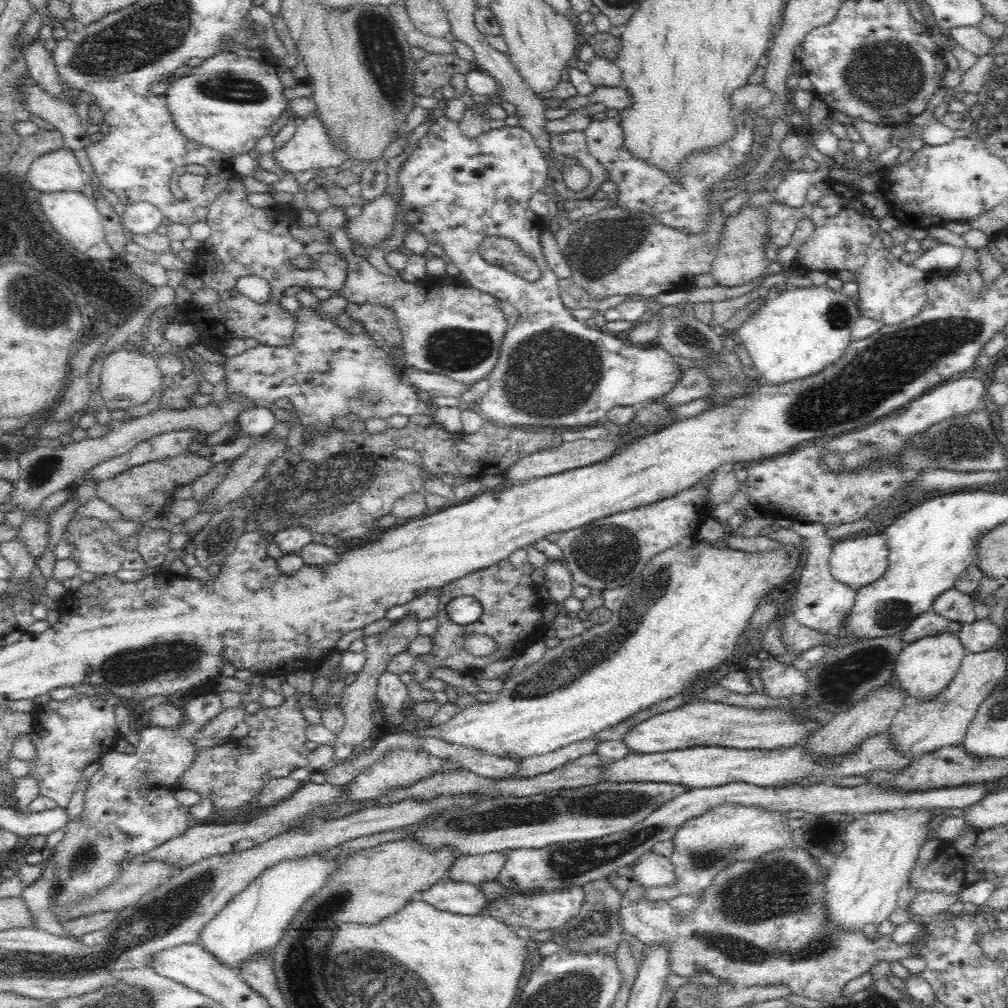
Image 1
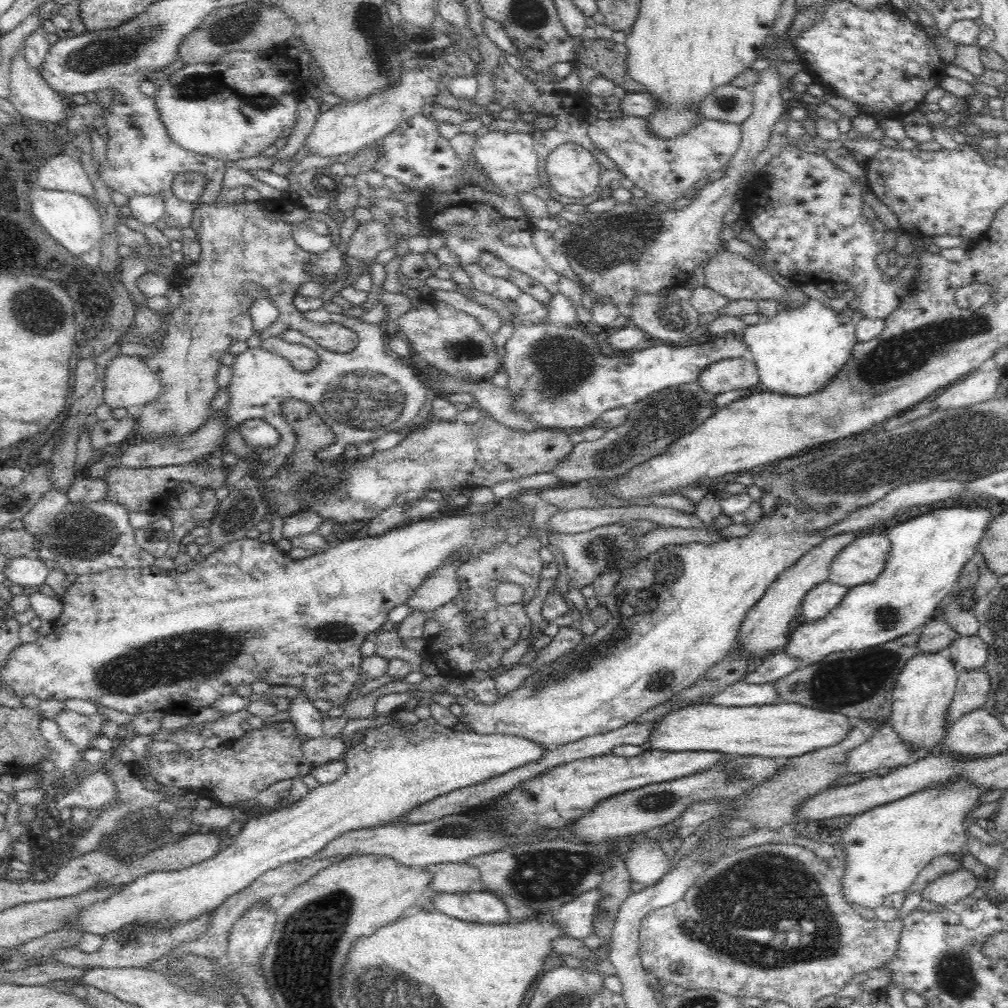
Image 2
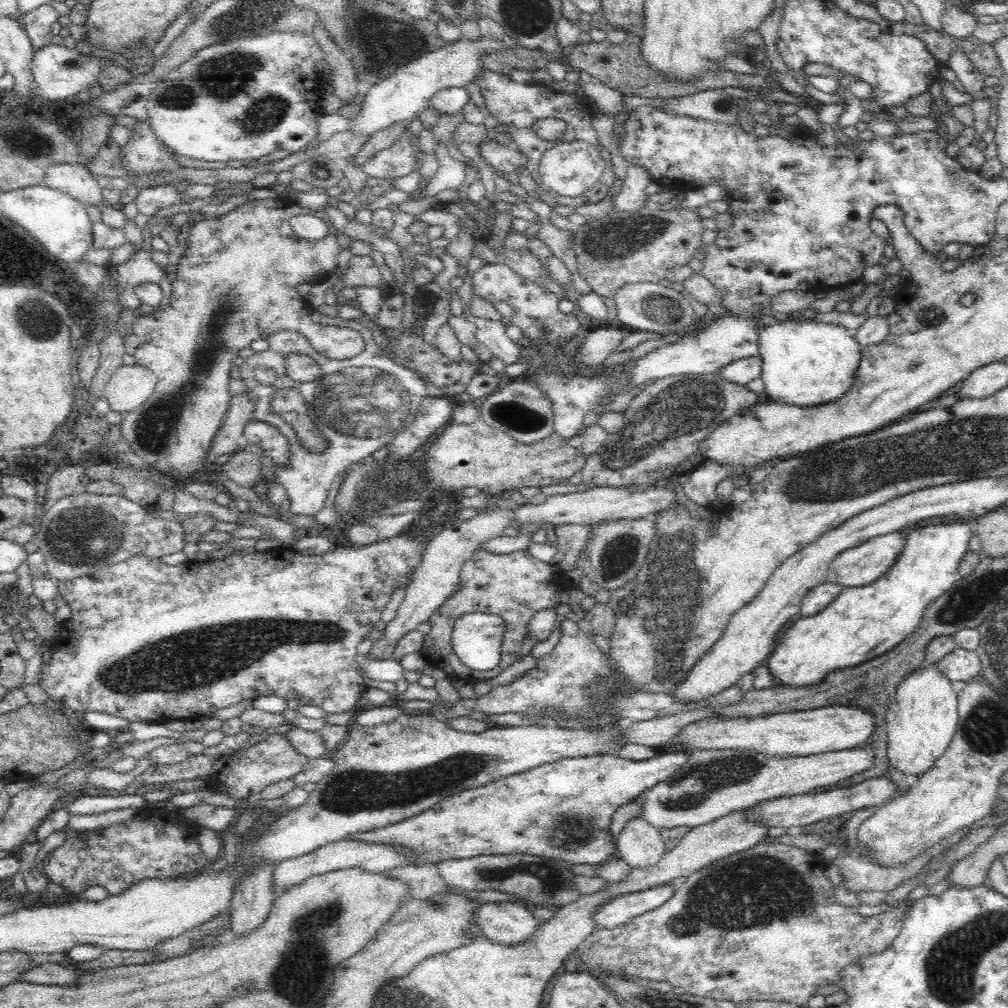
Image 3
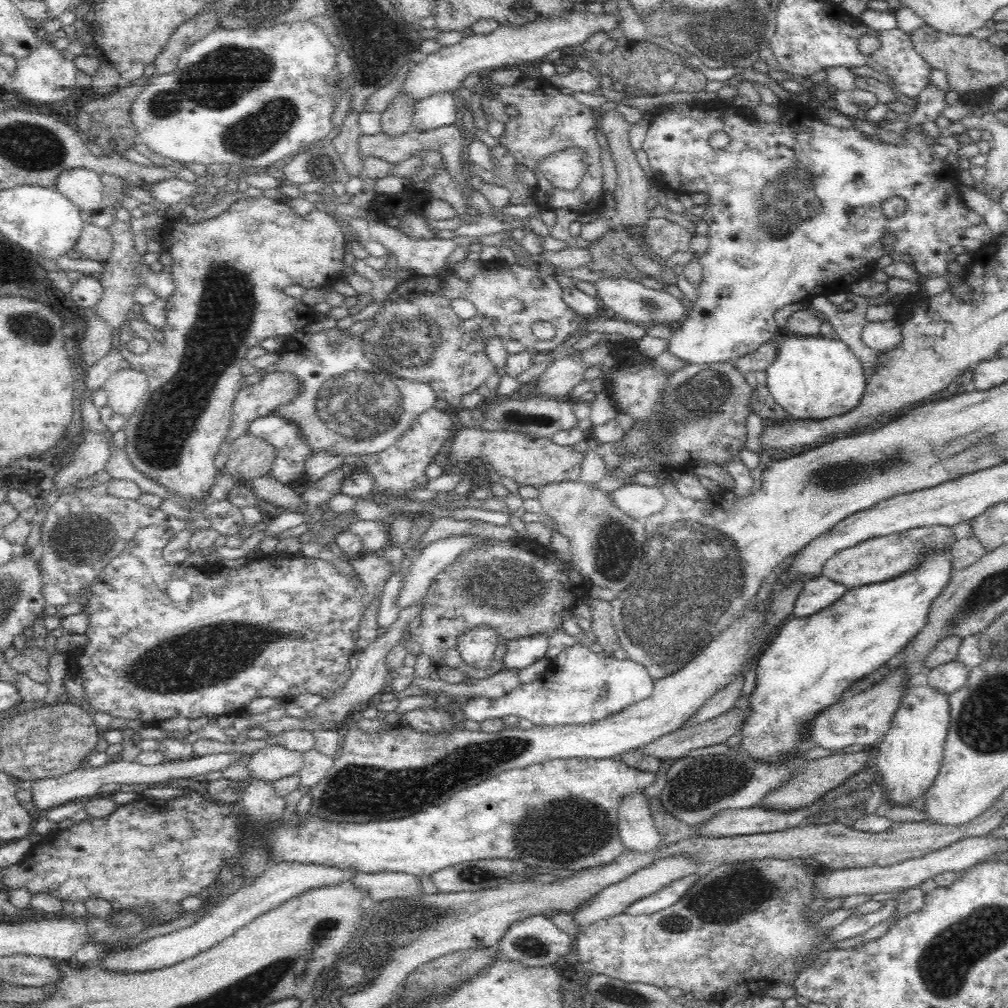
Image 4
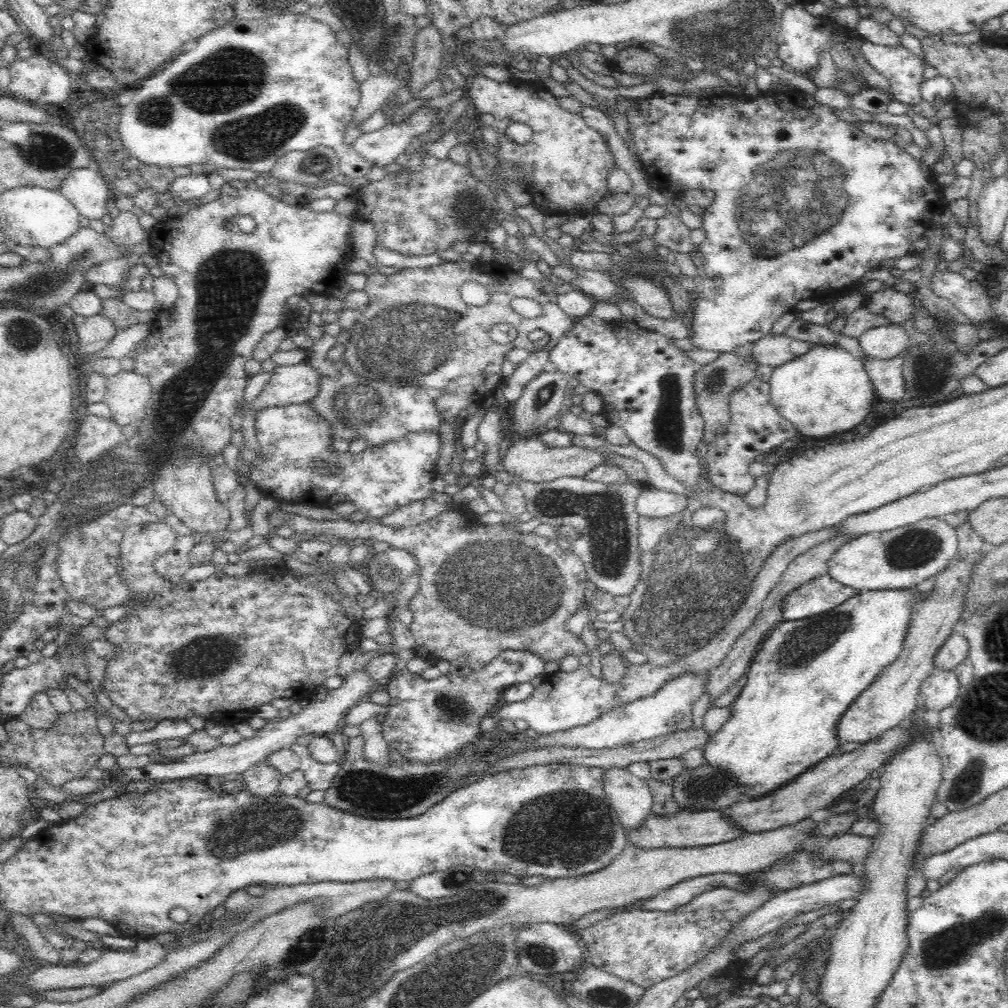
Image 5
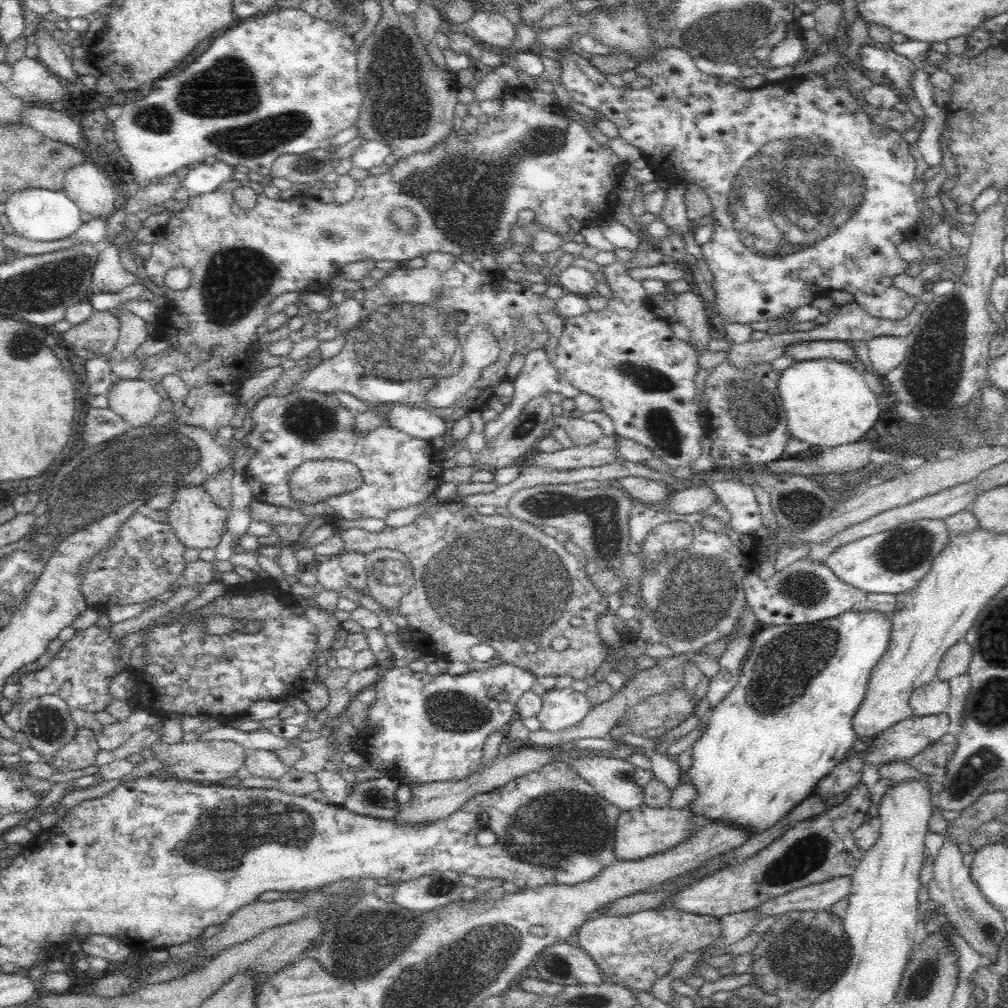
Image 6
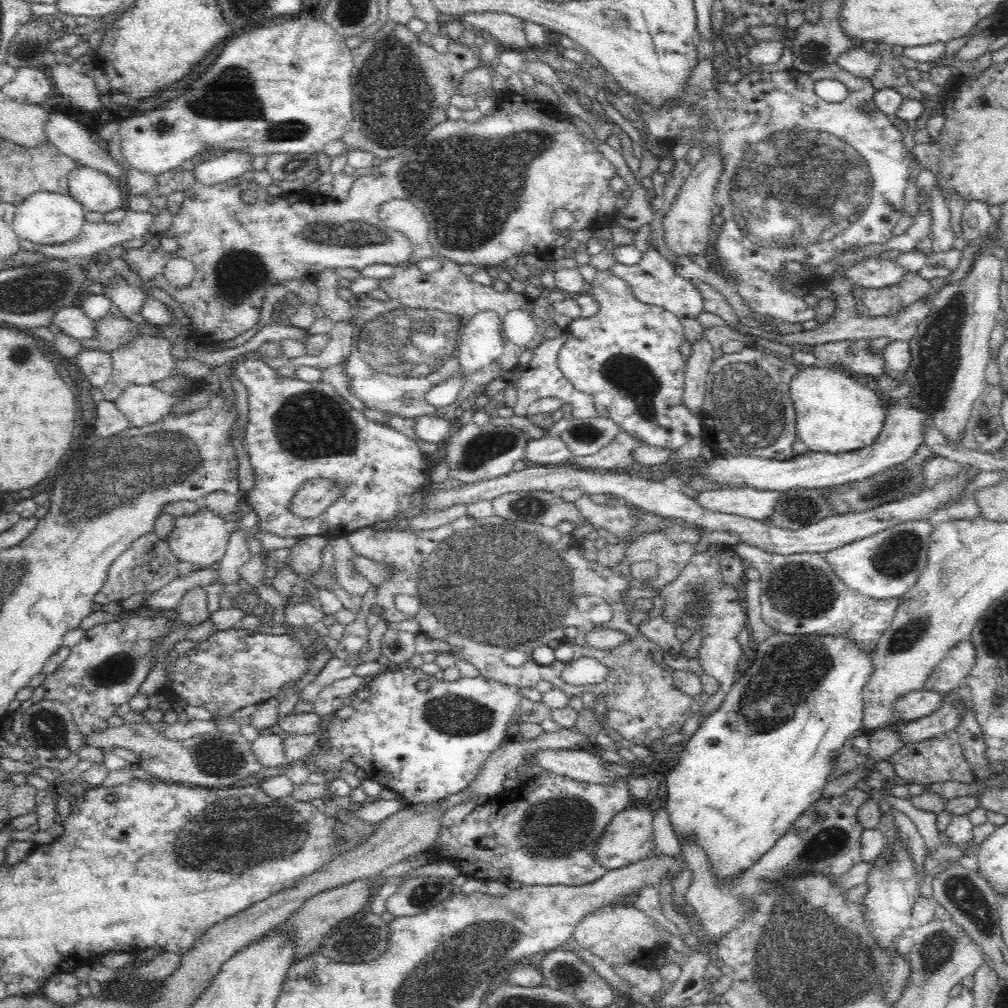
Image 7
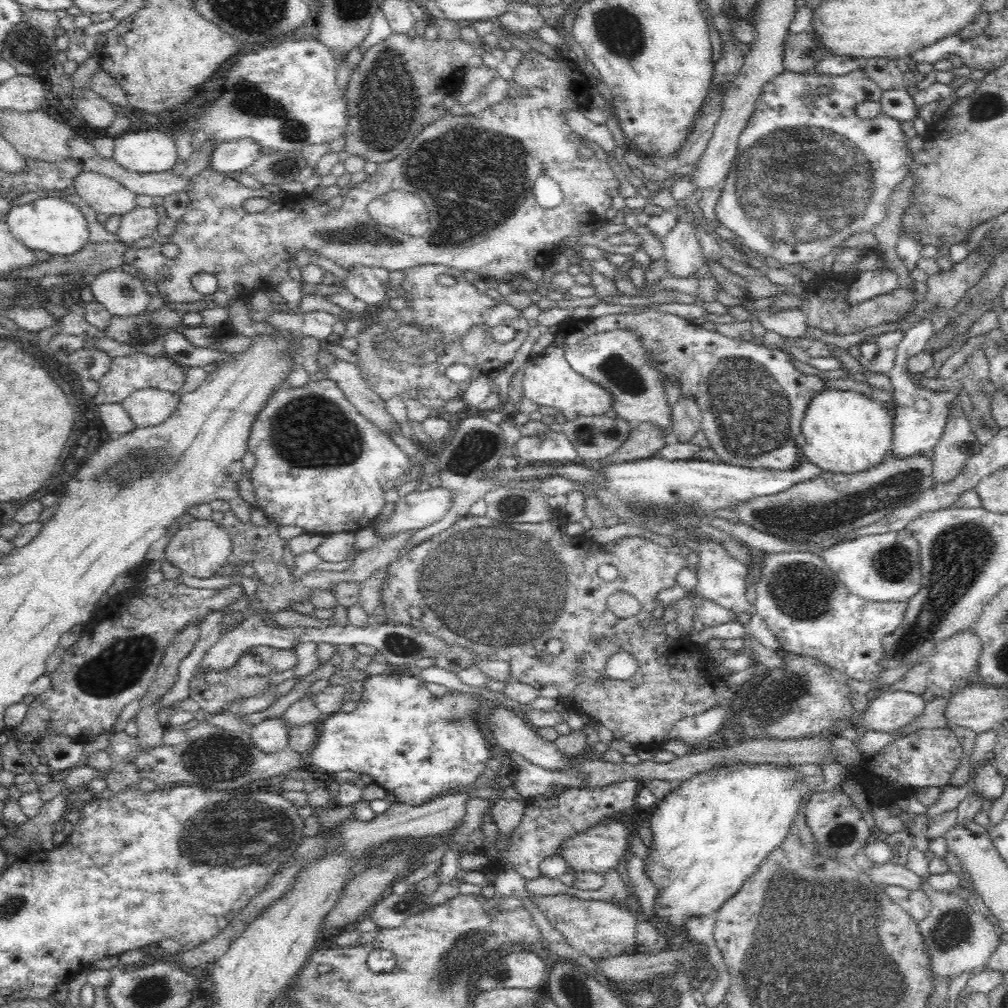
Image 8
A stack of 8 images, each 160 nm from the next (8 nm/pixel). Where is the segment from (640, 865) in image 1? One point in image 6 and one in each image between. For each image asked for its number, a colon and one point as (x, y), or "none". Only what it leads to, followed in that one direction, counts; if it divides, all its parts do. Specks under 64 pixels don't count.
2: (647, 863)
3: (639, 844)
4: (636, 830)
5: (630, 796)
6: (612, 778)

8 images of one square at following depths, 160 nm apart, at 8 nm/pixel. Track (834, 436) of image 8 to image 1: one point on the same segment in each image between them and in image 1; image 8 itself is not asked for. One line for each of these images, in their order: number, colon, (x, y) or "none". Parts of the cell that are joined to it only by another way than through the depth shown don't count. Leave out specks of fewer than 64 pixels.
1: (795, 333)
2: (797, 351)
3: (804, 361)
4: (812, 376)
5: (826, 391)
6: (827, 402)
7: (835, 413)

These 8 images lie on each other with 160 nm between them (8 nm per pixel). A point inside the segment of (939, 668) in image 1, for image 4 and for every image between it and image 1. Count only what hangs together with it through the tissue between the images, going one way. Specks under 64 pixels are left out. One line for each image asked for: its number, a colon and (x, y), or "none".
2: (926, 685)
3: (921, 721)
4: (910, 754)

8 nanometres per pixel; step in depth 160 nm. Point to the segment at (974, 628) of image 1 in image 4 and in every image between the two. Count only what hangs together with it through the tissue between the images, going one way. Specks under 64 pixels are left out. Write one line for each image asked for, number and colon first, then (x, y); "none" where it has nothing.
2: (968, 652)
3: (960, 666)
4: (949, 677)

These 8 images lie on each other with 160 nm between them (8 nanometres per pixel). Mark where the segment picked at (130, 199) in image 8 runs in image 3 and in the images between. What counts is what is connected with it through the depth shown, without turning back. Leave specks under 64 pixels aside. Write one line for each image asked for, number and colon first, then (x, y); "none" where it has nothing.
3: (73, 178)
4: (83, 187)
5: (87, 190)
6: (86, 185)
7: (96, 192)

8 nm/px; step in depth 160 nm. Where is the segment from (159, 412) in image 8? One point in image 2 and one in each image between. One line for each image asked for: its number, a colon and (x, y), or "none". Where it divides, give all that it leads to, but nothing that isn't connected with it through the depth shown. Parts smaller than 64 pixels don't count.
2: (129, 382)
3: (132, 385)
4: (125, 388)
5: (127, 392)
6: (136, 401)
7: (142, 404)

